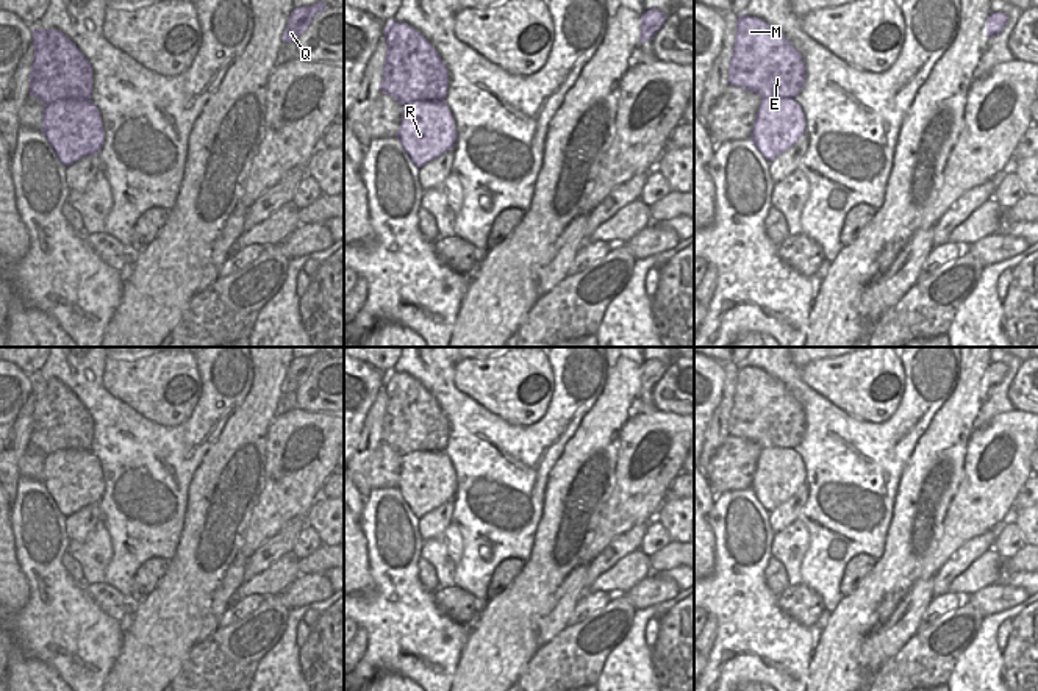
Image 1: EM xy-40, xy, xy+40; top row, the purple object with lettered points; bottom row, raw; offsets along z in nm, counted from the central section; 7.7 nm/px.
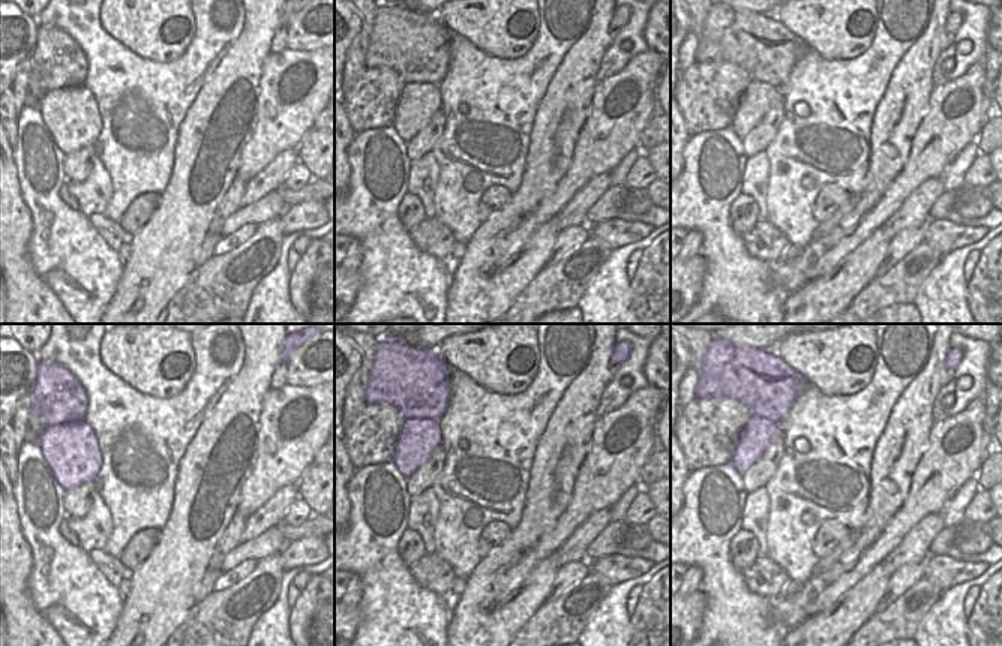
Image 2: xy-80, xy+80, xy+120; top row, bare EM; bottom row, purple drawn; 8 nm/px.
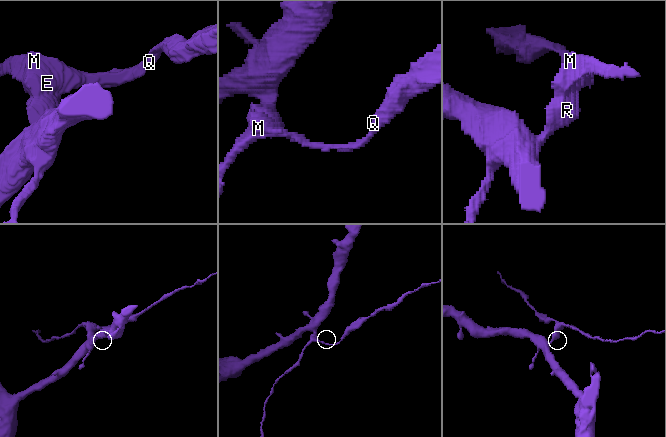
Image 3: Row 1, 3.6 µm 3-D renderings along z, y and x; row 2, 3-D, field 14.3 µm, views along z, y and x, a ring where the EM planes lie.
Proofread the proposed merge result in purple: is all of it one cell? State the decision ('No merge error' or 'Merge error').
Merge error.

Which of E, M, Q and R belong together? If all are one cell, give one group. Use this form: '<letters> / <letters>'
E M Q / R

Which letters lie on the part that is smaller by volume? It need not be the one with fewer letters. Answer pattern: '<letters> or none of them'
E, M, Q.

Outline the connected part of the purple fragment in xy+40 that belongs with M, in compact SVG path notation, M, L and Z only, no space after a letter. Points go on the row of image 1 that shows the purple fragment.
M739 14L728 83L761 98L794 98L805 84L804 59L778 28Z

